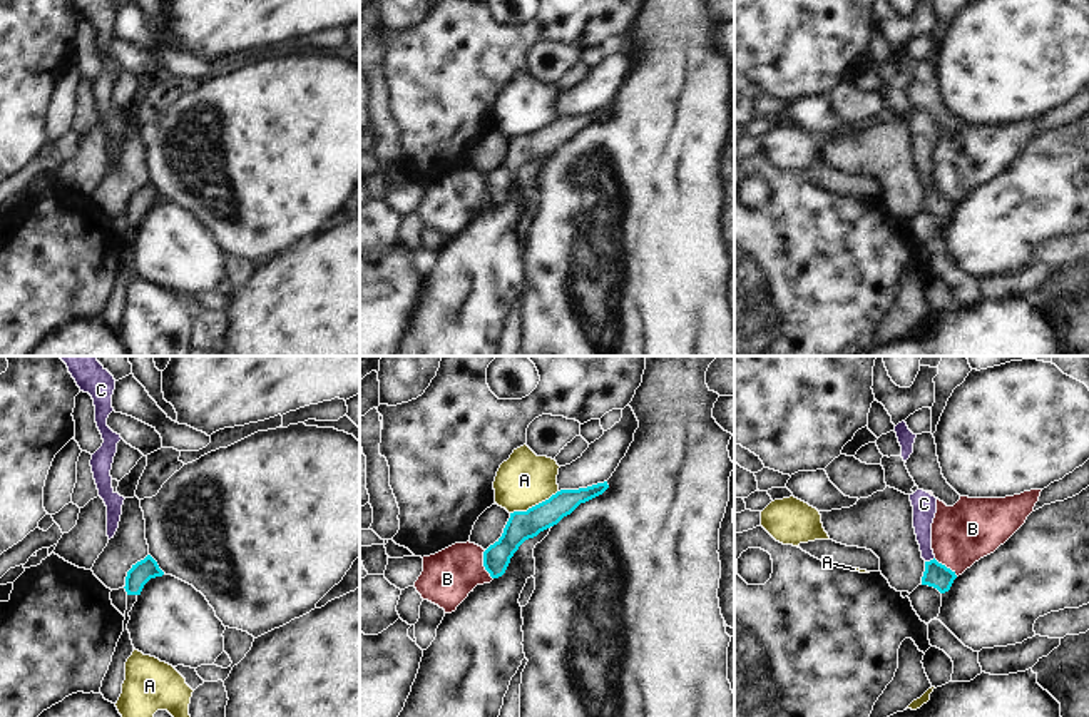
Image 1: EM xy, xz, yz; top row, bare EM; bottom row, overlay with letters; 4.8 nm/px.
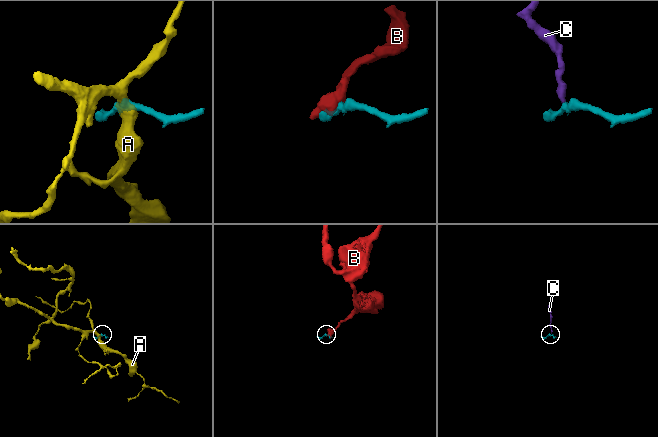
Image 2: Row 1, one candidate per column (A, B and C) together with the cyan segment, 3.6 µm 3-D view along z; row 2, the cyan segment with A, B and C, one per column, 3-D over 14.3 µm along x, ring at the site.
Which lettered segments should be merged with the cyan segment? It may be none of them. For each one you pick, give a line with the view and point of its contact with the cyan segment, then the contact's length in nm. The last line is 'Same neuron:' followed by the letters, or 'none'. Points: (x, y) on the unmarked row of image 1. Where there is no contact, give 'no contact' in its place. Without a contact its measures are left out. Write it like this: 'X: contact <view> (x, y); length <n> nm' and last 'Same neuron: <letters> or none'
C: contact yz (930, 186); length 50 nm
Same neuron: C

